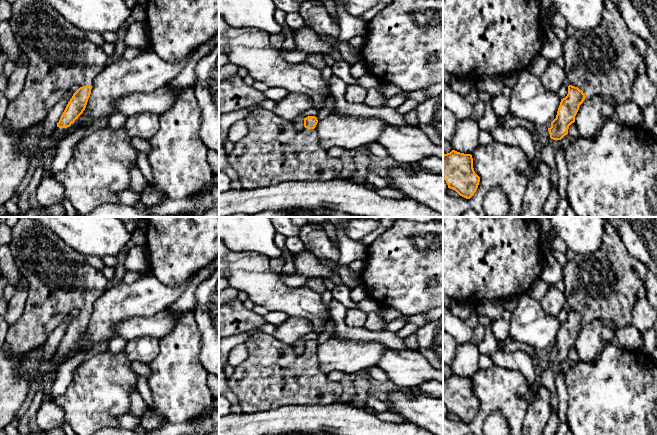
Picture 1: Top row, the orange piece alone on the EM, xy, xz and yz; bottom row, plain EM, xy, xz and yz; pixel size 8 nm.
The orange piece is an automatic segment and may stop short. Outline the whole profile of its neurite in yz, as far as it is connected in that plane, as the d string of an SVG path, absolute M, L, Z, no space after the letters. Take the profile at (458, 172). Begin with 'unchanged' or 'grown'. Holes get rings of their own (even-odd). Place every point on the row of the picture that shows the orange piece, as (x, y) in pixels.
unchanged; M452 150L443 155L443 179L448 188L455 190L460 196L470 199L476 192L480 177L473 168L471 154Z

